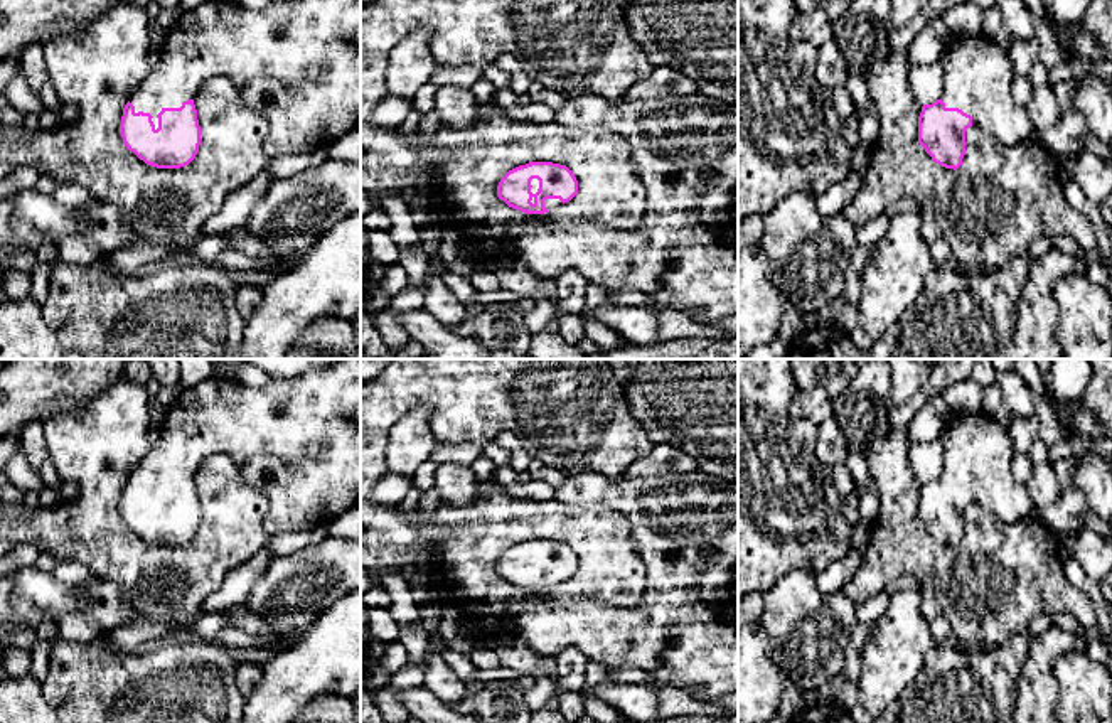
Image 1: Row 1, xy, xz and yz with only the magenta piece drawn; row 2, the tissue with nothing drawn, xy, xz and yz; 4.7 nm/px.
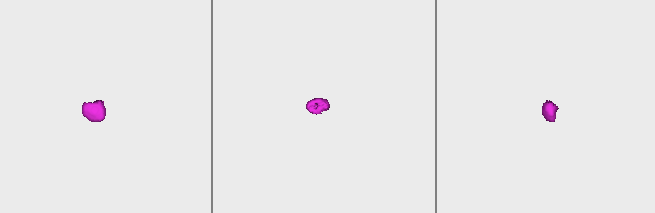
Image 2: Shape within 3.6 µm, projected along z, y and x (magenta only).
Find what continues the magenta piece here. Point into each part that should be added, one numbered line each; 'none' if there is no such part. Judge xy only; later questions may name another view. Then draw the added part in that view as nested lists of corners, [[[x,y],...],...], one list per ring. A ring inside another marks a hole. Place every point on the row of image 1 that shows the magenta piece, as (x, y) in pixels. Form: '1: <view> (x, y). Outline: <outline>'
1: xy (297, 63). Outline: [[[212,0],[194,10],[184,10],[167,32],[160,62],[136,84],[128,101],[135,106],[135,113],[150,113],[157,130],[157,115],[163,108],[180,108],[216,76],[231,79],[243,101],[266,118],[265,148],[270,157],[327,148],[361,123],[361,0],[275,2],[263,10],[243,7],[238,2]]]

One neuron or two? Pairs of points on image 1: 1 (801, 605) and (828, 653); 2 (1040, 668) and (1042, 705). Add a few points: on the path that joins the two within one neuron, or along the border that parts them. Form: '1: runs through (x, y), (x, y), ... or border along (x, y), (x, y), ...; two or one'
1: runs through (801, 617), (801, 622), (816, 641); one
2: runs through (1040, 676), (1040, 696); one

